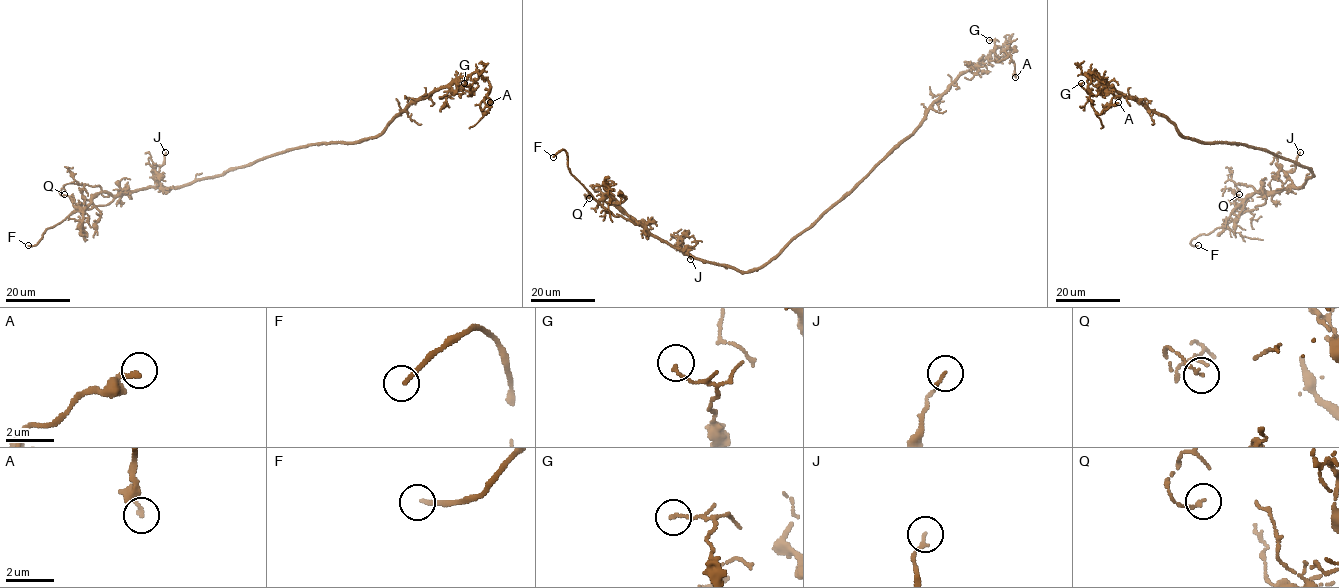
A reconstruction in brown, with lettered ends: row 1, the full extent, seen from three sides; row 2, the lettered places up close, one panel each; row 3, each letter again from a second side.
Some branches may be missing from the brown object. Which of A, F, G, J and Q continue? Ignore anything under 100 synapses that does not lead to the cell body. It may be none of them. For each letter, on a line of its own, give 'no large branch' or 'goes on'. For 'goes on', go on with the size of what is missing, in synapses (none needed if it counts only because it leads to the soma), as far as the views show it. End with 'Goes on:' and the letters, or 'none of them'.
A: no large branch
F: goes on
G: no large branch
J: no large branch
Q: no large branch
Goes on: F

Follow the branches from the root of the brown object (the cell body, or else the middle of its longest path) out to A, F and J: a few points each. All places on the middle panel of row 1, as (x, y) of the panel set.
A: (810, 226), (913, 131), (960, 75), (993, 50), (1015, 47), (1005, 52), (1015, 63), (1015, 77)
F: (810, 226), (763, 265), (740, 272), (651, 236), (610, 195), (600, 204), (570, 173), (563, 149), (553, 157)
J: (810, 226), (797, 234), (767, 262), (746, 272), (694, 259), (677, 244), (690, 259)

